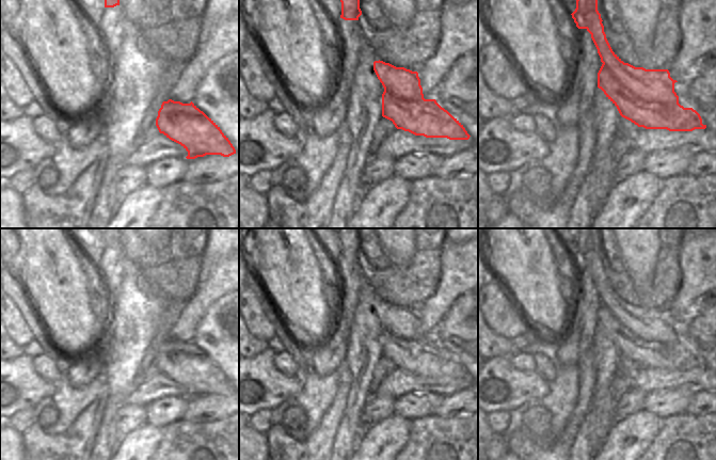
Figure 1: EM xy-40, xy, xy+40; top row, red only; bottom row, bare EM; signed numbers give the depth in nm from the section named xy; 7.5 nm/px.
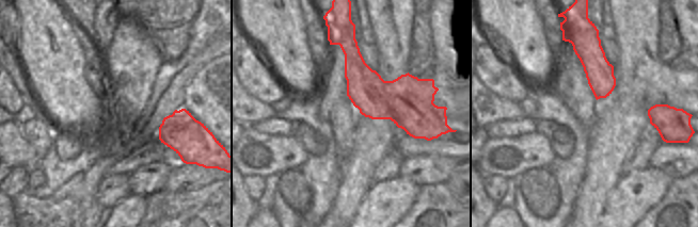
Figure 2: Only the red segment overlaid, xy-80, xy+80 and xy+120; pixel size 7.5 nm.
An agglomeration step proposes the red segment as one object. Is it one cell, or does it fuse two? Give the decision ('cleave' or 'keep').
cleave

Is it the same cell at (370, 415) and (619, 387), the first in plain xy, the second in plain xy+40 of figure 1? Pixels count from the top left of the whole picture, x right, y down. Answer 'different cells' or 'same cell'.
different cells

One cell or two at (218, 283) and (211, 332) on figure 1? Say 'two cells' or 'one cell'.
two cells

